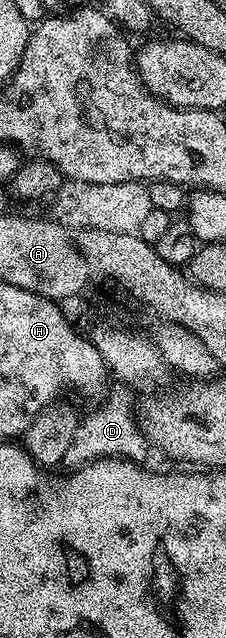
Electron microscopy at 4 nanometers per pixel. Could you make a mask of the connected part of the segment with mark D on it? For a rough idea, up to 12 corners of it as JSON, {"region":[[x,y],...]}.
{"region":[[113,381],[77,423],[62,462],[145,463],[133,385]]}

